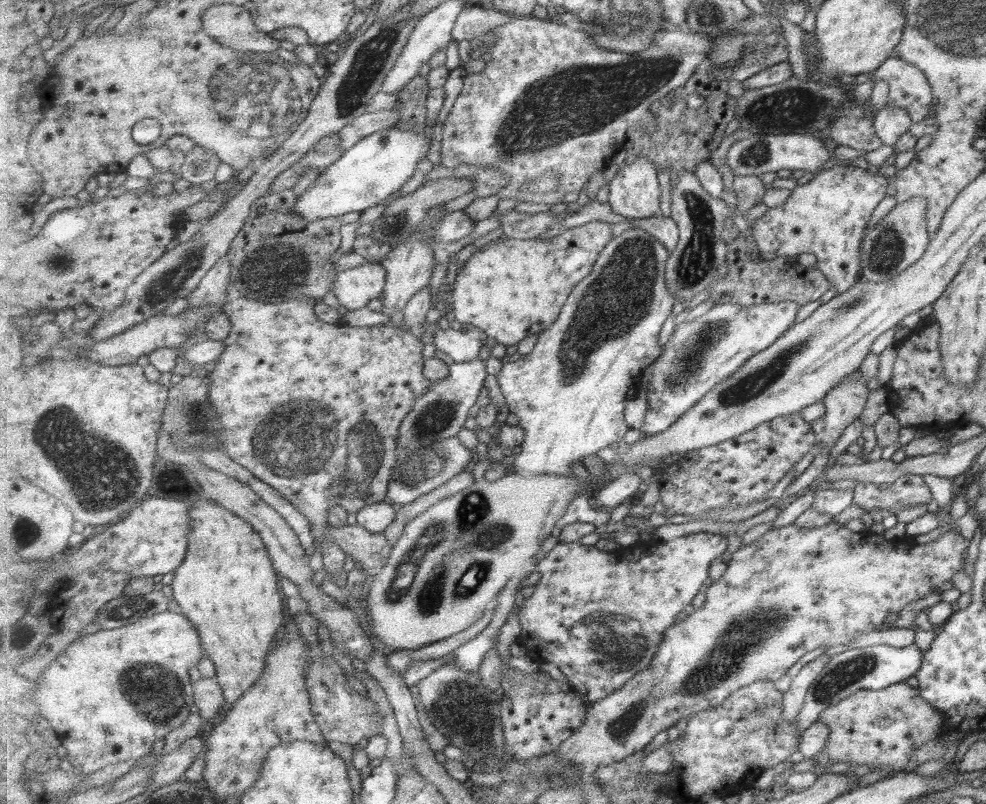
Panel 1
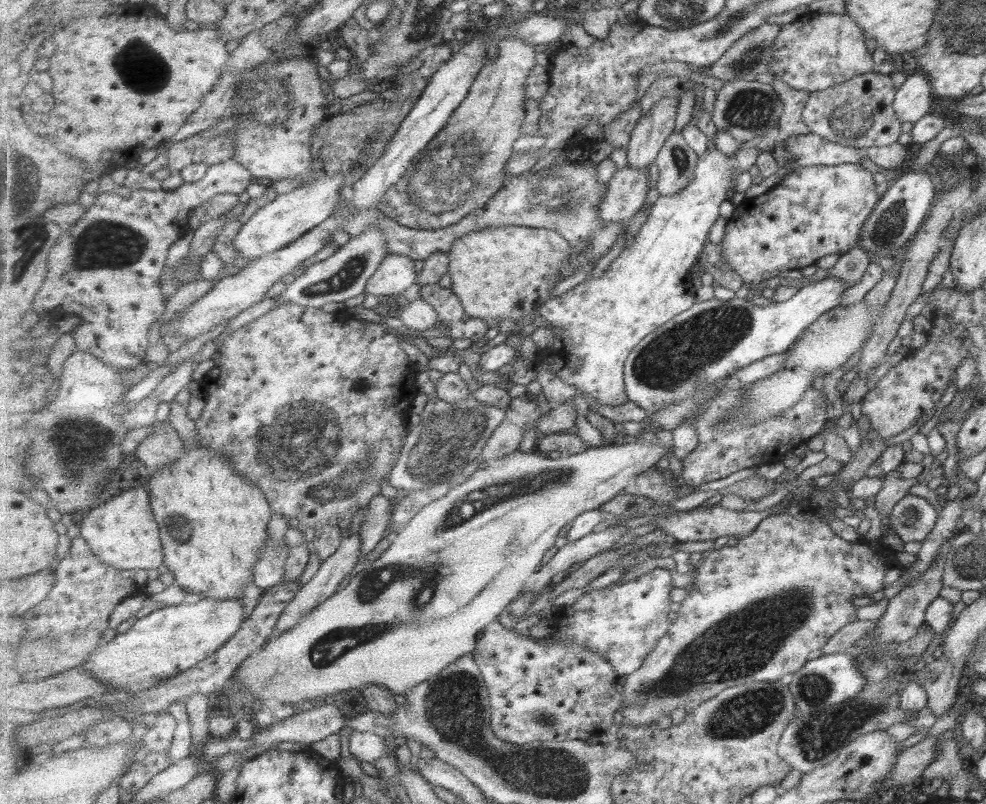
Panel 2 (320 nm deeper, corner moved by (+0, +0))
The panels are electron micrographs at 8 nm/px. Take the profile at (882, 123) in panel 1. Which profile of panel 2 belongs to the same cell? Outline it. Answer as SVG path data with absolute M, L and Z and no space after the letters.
M917 71L905 77L905 81L895 89L892 109L900 122L917 122L921 116L930 112L933 99L931 86L924 74Z

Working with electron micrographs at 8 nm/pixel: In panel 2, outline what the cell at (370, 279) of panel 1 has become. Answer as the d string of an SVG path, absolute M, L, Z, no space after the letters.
M390 253L367 283L366 292L378 298L402 294L409 286L417 285L418 276L412 258Z

